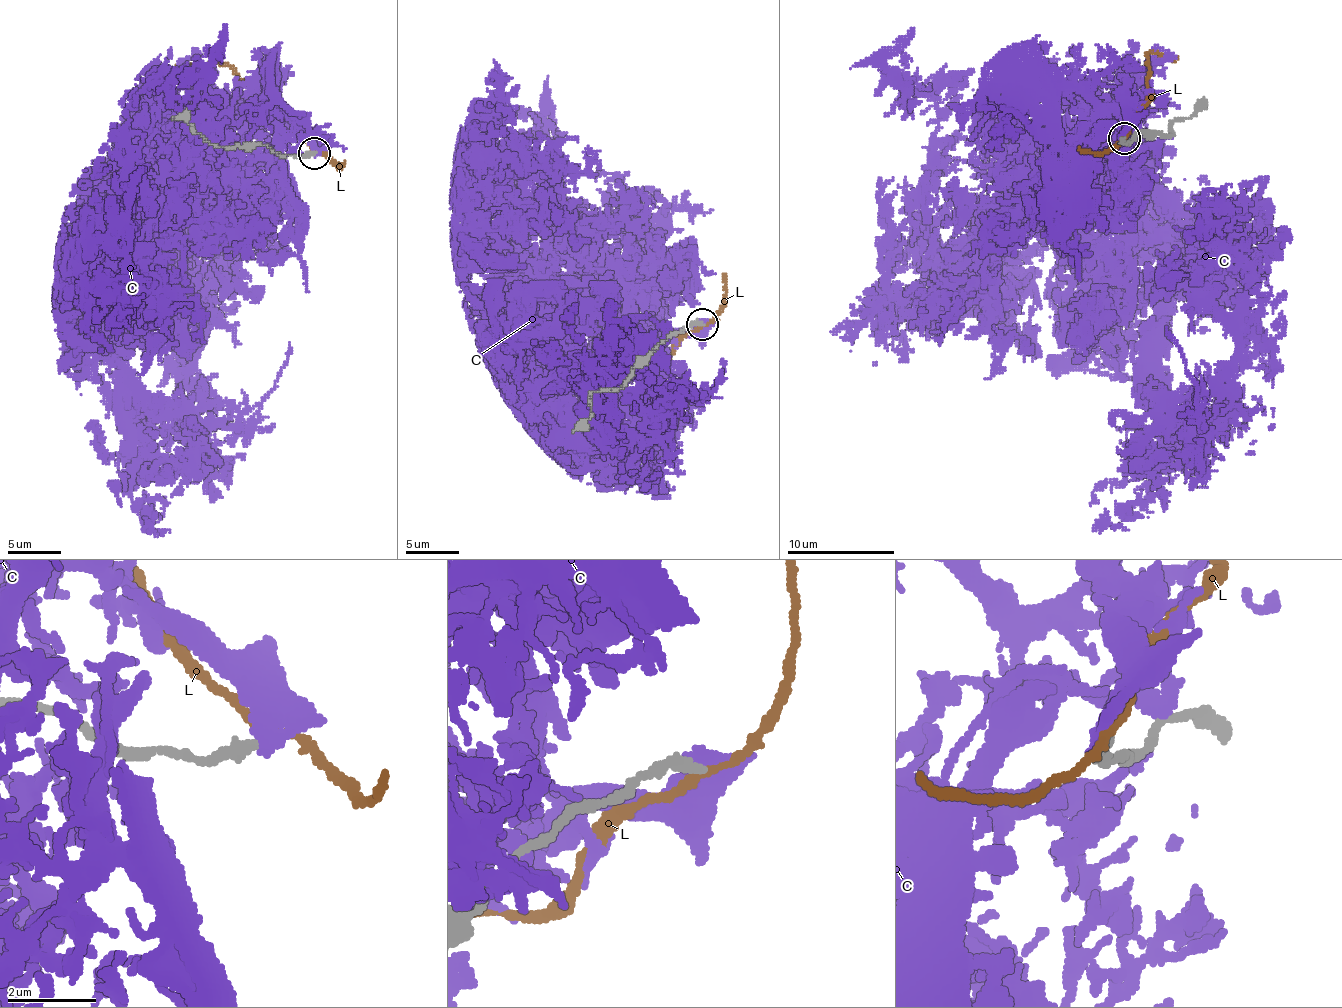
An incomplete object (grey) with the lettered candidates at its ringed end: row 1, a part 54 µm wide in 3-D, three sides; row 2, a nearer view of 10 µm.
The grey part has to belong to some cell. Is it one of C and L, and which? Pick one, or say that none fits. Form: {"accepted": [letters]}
{"accepted": []}

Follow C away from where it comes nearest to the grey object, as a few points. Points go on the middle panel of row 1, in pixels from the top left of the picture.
C: (701, 322), (644, 332), (543, 215), (477, 170), (468, 134), (499, 144), (481, 182), (545, 111), (556, 140)

